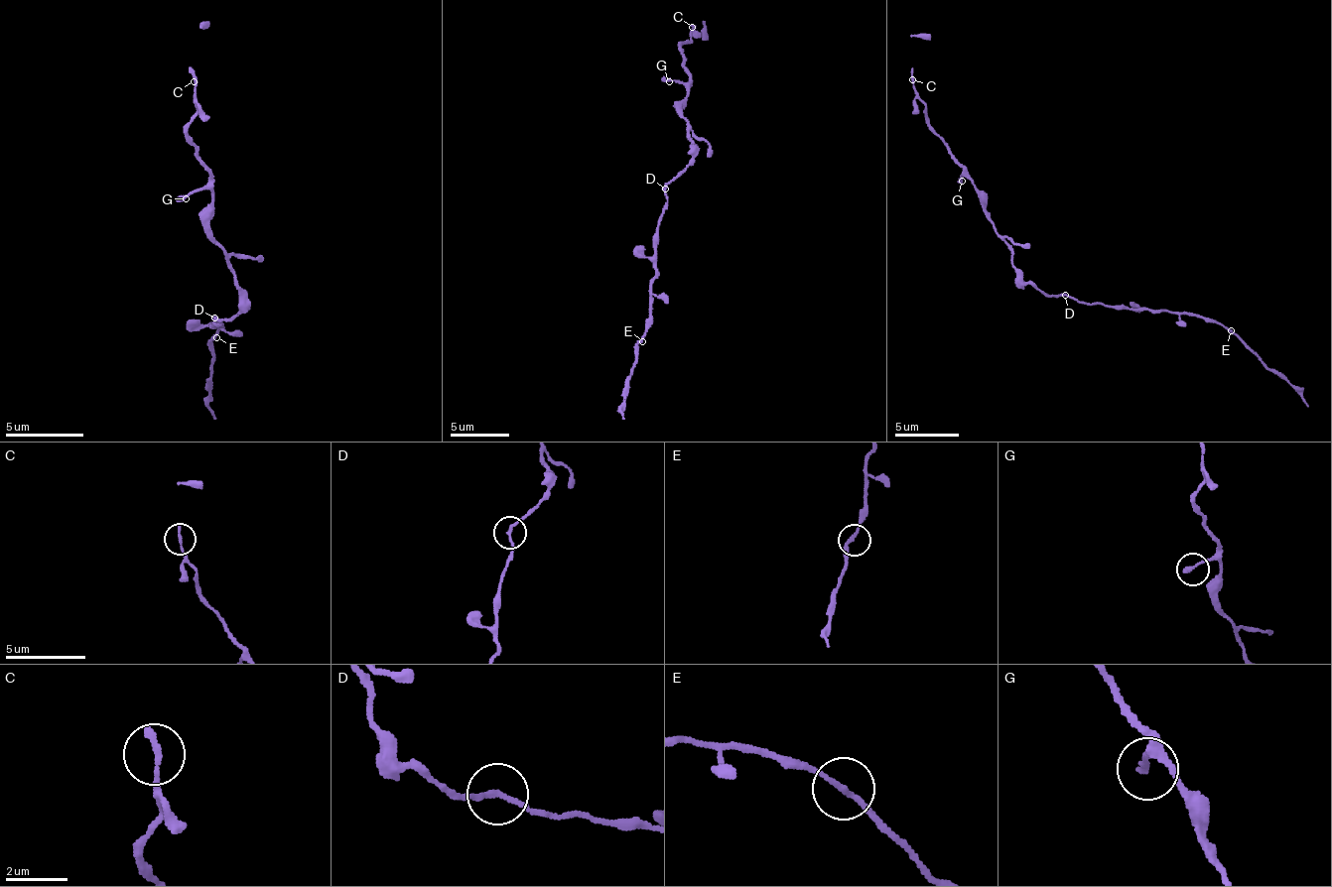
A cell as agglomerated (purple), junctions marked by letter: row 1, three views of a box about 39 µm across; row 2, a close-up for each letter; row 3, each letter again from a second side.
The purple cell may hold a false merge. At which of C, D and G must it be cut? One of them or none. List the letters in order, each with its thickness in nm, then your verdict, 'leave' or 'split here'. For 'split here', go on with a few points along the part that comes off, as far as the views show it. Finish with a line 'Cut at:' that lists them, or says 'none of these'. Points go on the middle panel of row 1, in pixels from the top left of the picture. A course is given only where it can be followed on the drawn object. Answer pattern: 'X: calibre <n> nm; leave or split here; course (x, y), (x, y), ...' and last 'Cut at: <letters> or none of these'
C: calibre 240 nm; leave
D: calibre 170 nm; leave
G: calibre 240 nm; leave
Cut at: none of these

